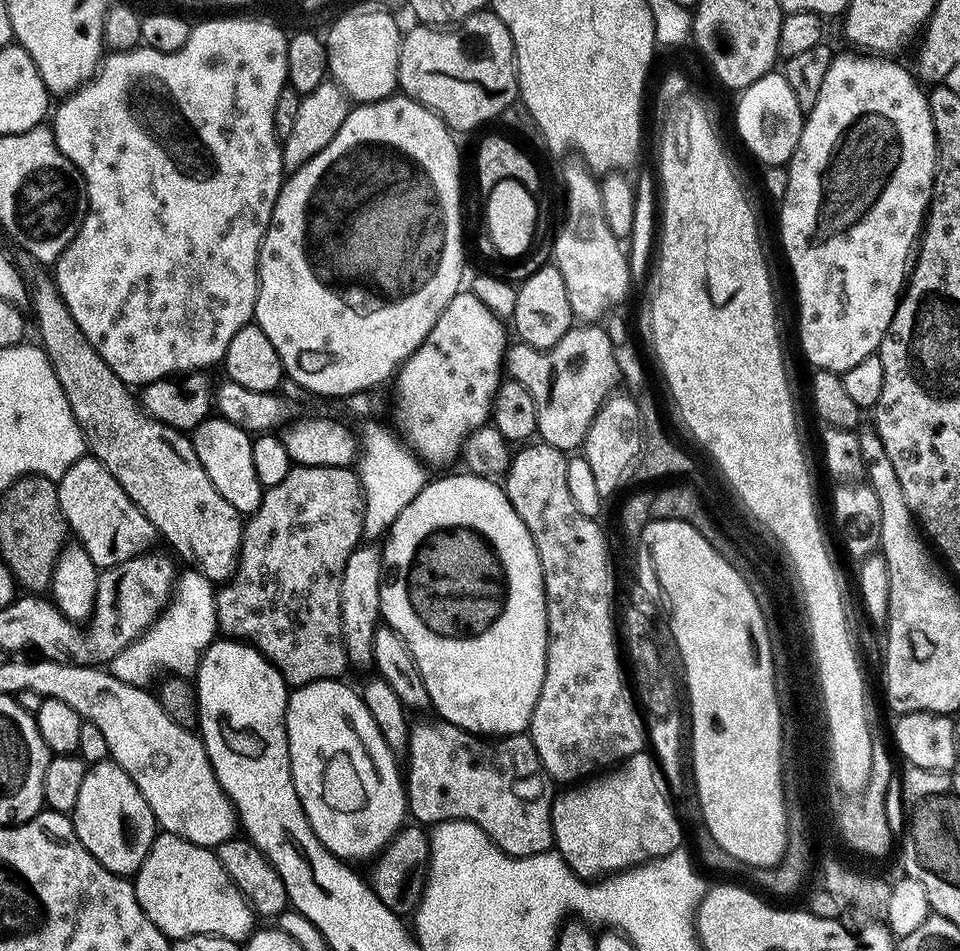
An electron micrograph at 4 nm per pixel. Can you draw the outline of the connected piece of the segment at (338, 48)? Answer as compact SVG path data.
M348 12L332 24L326 35L328 50L328 76L348 96L349 101L372 104L375 100L385 100L397 91L399 78L399 50L402 28L388 12Z

